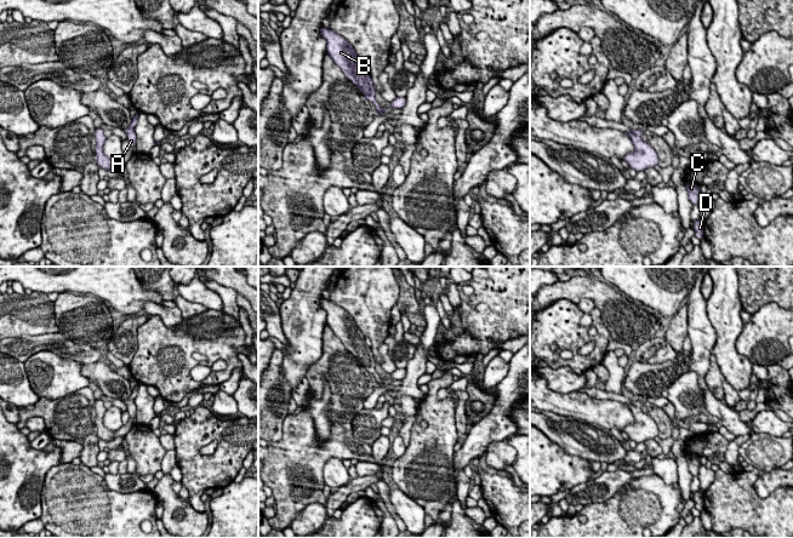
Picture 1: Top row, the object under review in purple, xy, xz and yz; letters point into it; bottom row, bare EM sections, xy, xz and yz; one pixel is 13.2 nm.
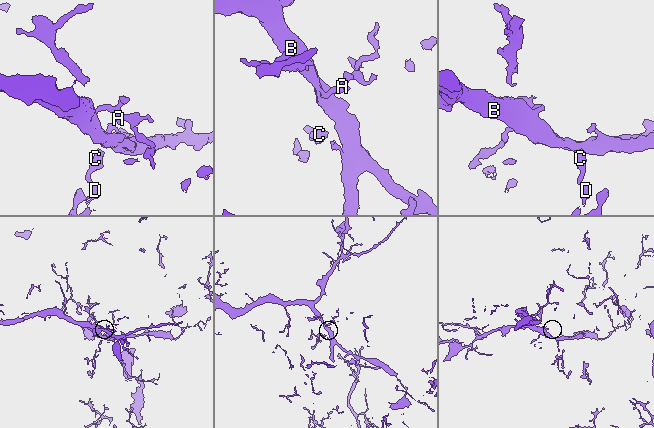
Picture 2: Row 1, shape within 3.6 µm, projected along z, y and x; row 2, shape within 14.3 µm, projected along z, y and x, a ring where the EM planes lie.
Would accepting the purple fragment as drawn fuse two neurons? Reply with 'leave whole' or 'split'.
split

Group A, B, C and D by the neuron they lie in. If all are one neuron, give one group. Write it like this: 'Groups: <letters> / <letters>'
Groups: A C D / B

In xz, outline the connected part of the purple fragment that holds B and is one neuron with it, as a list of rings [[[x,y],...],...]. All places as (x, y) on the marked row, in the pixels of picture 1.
[[[324,25],[320,28],[320,35],[326,40],[326,52],[346,78],[352,81],[367,101],[376,104],[372,79],[366,73],[364,63],[349,41]]]

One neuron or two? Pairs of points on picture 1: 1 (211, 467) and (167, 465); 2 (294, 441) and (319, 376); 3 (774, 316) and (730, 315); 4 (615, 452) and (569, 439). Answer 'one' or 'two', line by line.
1: two
2: one
3: two
4: one

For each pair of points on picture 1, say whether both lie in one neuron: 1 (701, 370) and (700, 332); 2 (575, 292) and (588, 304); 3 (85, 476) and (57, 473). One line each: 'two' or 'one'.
1: one
2: two
3: one

